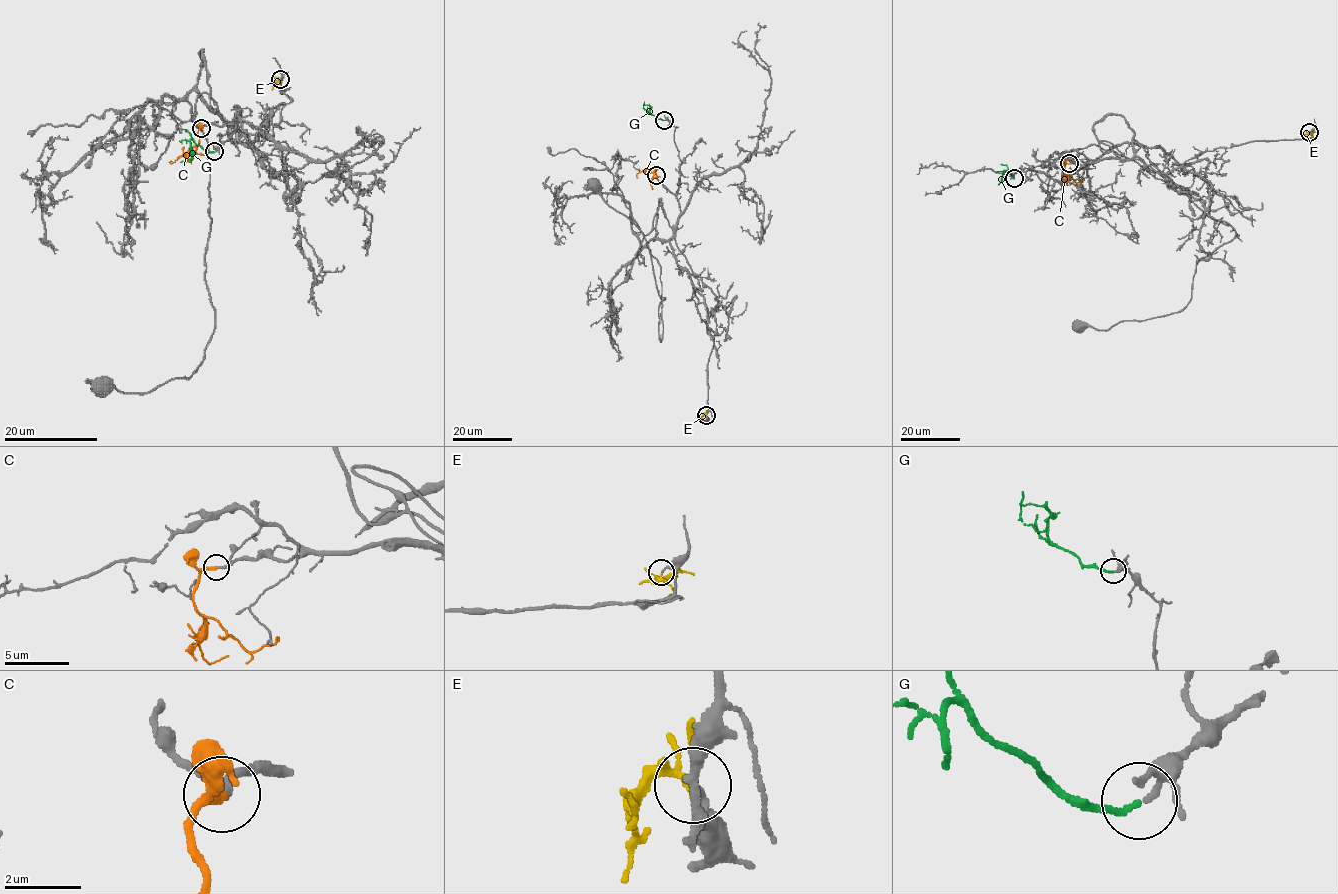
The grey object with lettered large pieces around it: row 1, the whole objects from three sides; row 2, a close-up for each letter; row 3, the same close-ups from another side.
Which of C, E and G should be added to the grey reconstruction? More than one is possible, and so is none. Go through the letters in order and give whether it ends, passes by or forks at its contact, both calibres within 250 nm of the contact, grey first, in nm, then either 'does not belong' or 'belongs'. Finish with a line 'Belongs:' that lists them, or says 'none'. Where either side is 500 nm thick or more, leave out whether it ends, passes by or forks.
C: it ends; calibres 240 and 260 nm; belongs
E: it forks; calibres 170 and 170 nm; does not belong
G: it ends; calibres 200 and 170 nm; belongs
Belongs: C, G

